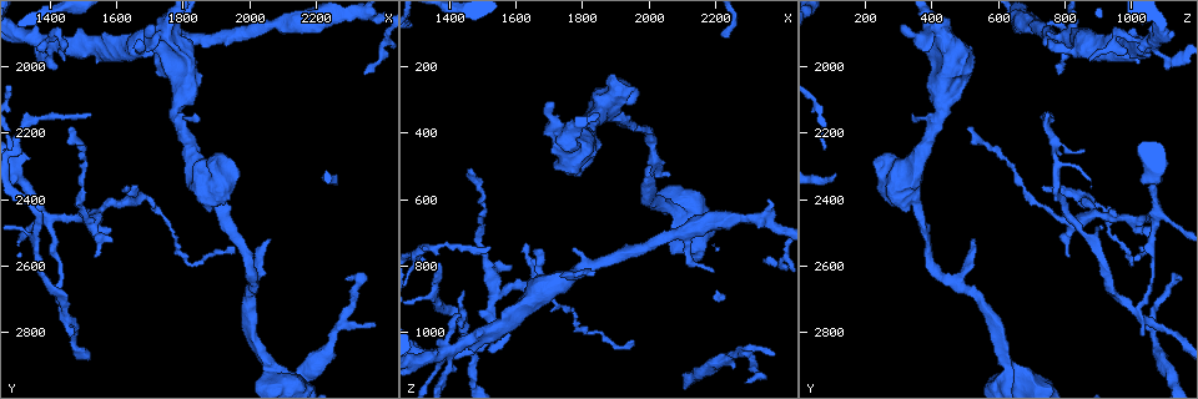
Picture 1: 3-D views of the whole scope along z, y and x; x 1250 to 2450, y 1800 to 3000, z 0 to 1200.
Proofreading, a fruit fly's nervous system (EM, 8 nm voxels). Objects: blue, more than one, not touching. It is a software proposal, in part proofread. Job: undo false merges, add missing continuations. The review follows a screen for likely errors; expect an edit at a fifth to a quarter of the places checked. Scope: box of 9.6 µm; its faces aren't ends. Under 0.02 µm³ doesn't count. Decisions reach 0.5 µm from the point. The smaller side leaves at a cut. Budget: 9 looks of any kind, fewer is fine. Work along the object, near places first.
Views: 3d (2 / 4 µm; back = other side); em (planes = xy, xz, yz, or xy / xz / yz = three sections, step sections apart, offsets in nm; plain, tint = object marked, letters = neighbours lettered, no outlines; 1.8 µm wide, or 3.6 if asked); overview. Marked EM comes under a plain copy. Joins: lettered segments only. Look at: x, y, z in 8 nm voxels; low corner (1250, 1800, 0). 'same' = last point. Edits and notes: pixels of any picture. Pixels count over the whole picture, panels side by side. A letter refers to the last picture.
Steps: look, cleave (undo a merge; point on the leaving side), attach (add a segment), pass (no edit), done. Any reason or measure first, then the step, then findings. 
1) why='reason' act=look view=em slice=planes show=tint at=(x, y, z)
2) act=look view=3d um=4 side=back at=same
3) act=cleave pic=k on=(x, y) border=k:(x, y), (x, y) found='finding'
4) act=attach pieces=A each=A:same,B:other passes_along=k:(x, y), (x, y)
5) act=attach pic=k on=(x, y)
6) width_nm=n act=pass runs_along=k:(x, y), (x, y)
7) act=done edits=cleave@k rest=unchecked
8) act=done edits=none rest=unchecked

why='a narrow waist' act=look view=3d um=4 at=(1440, 2730, 1020)

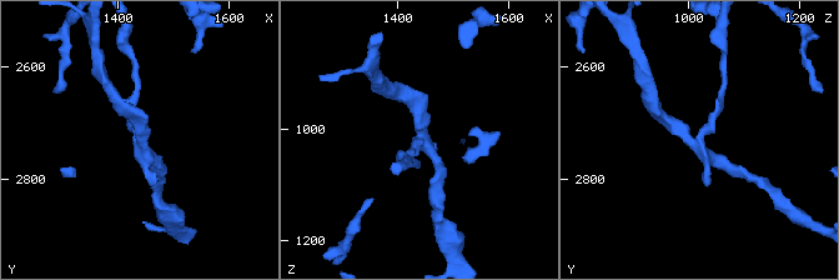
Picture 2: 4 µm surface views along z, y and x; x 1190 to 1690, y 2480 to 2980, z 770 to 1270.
arms=3 act=look view=em um=3.6 slice=planes show=letters at=(1440, 2725, 1015)

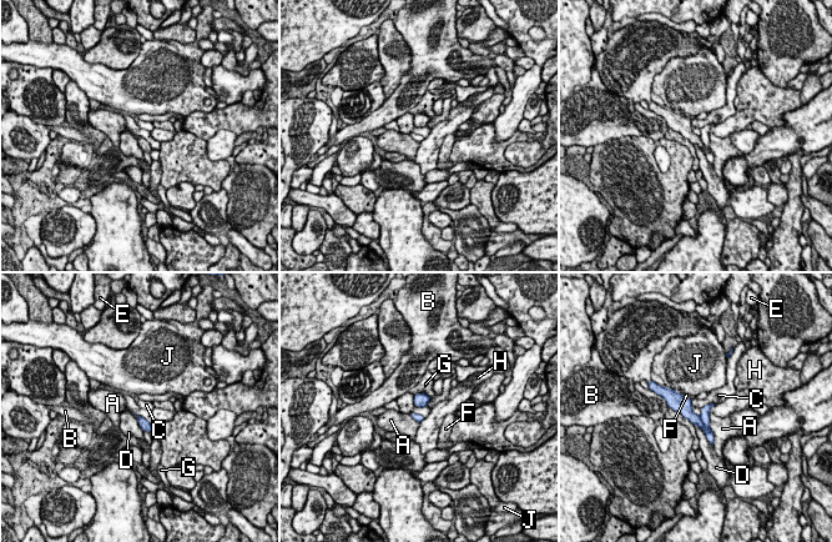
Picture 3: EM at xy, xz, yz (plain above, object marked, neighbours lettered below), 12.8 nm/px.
act=cleave pic=3 on=(687, 413) each=A:other,B:other,C:other,D:other,E:other,F:other,G:other,H:other,J:other found='two cells meet here'

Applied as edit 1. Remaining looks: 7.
act=look view=overview

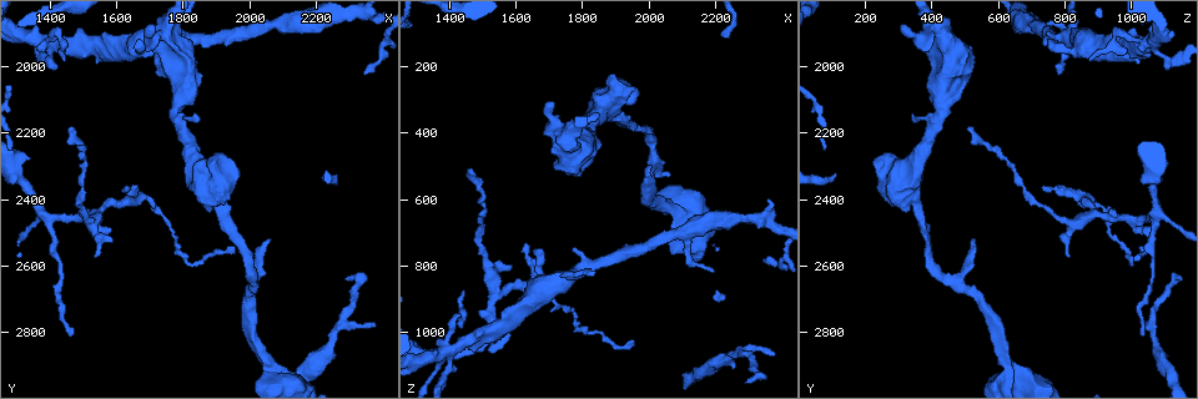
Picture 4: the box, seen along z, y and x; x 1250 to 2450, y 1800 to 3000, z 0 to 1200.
why='small branch off a trunk' act=look view=em slice=planes show=tint at=(2060, 2900, 620)

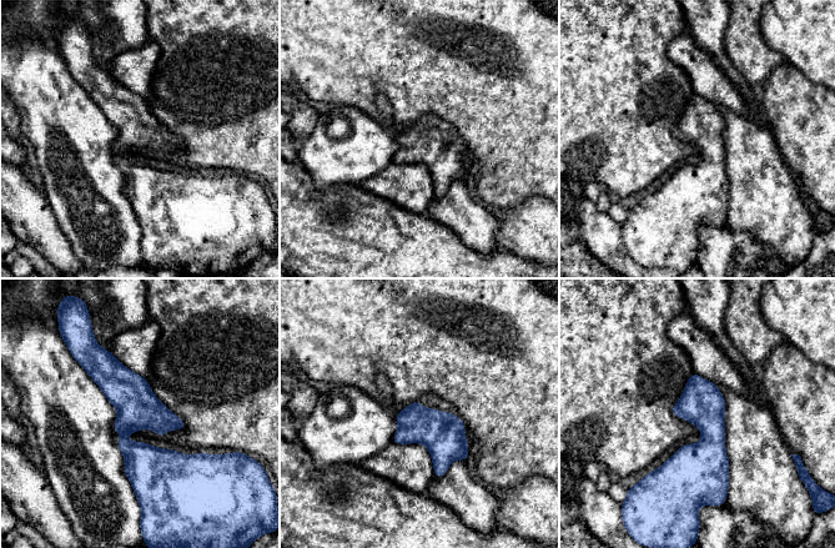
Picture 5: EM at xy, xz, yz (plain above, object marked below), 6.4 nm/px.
act=look view=em slice=planes show=letters at=same

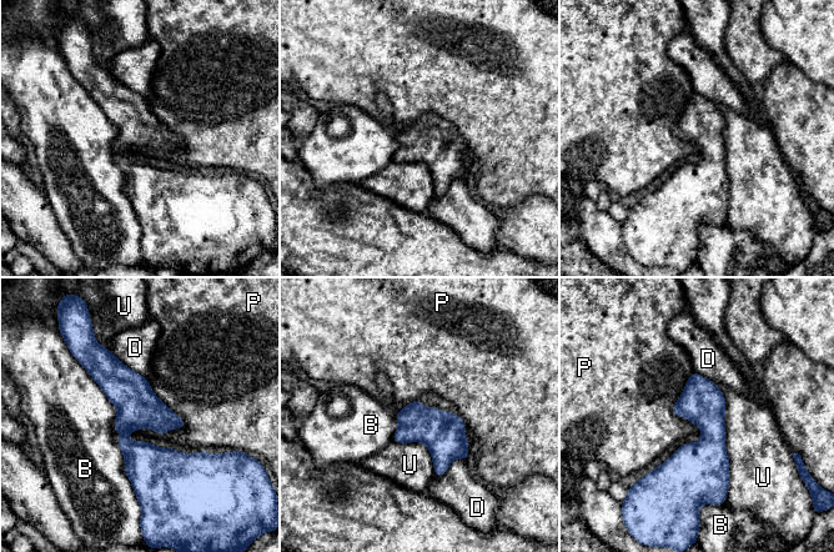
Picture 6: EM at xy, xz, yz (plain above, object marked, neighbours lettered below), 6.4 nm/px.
act=pass each=B:other,D:other,P:other,U:other runs_along=6:(104, 352), (146, 492) found='continuous, no second cell'

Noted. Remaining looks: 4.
why='four arms meet' act=look view=em slice=yz step=8 show=letters at=(1420, 1930, 1050)

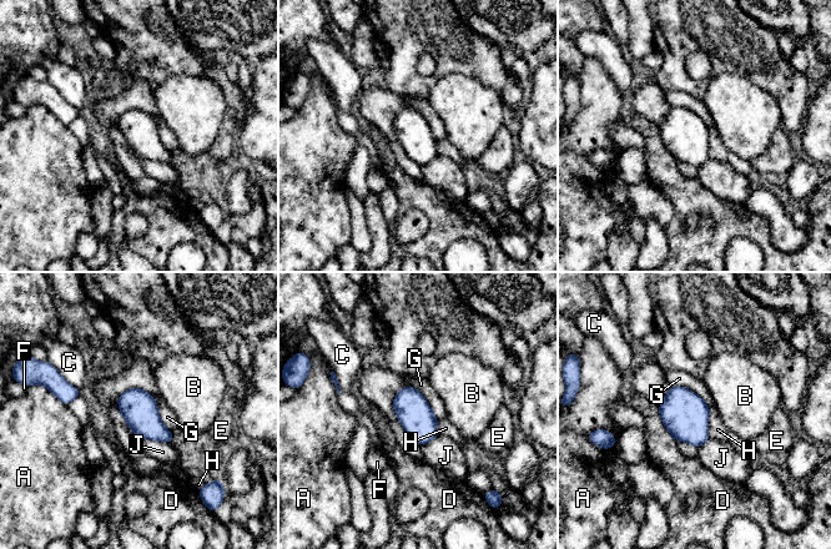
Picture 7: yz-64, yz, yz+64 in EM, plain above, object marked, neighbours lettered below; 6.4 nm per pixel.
act=pass each=A:other,B:other,C:other,D:other,E:other,F:other,G:other,H:other,J:other border=7:(673, 384), (694, 391), (710, 408) found='all the same cell'

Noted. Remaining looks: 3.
act=done edits=cleave@3 rest=unchecked

